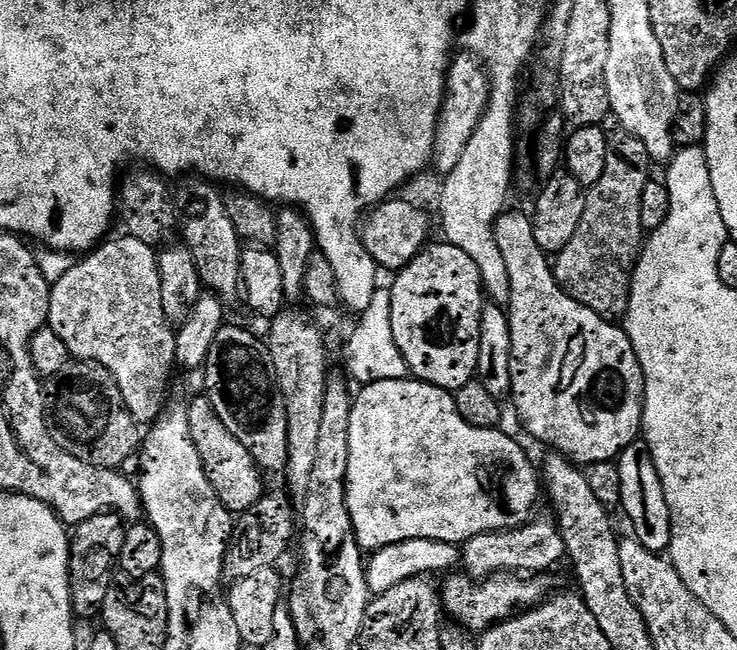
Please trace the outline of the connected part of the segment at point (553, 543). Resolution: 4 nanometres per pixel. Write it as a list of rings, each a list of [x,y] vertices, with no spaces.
[[[533,519],[520,528],[511,528],[505,532],[487,532],[478,534],[467,541],[462,548],[462,564],[467,575],[473,578],[487,578],[498,572],[517,574],[544,574],[561,559],[565,559],[564,539],[560,536],[559,527],[548,520]]]

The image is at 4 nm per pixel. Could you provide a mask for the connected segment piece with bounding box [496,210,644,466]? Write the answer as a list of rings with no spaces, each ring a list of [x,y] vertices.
[[[505,210],[496,219],[496,241],[502,250],[502,258],[506,262],[506,274],[510,274],[510,298],[506,305],[509,318],[510,342],[512,343],[512,390],[511,402],[516,403],[516,412],[524,423],[524,428],[536,440],[549,444],[553,453],[566,456],[569,460],[580,466],[590,464],[607,464],[615,461],[628,446],[638,440],[644,423],[644,372],[640,368],[638,354],[632,348],[630,338],[624,333],[623,327],[611,319],[599,316],[594,310],[590,310],[582,302],[569,296],[560,283],[556,280],[556,274],[549,257],[545,255],[534,238],[534,226],[532,217],[526,211],[512,212]]]

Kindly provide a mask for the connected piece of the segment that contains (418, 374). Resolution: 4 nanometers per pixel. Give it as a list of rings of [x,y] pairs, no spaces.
[[[447,242],[429,243],[423,252],[415,256],[406,267],[401,268],[395,273],[392,284],[392,298],[390,297],[390,305],[392,307],[392,330],[393,340],[396,343],[397,350],[402,358],[408,364],[408,371],[415,379],[425,380],[427,384],[433,384],[439,388],[445,388],[447,392],[459,393],[459,388],[464,388],[468,383],[471,385],[477,379],[480,354],[480,320],[486,305],[486,293],[484,290],[484,280],[480,277],[478,266],[474,262],[474,258],[470,258],[470,254],[466,254],[466,250],[458,250],[458,246]]]

